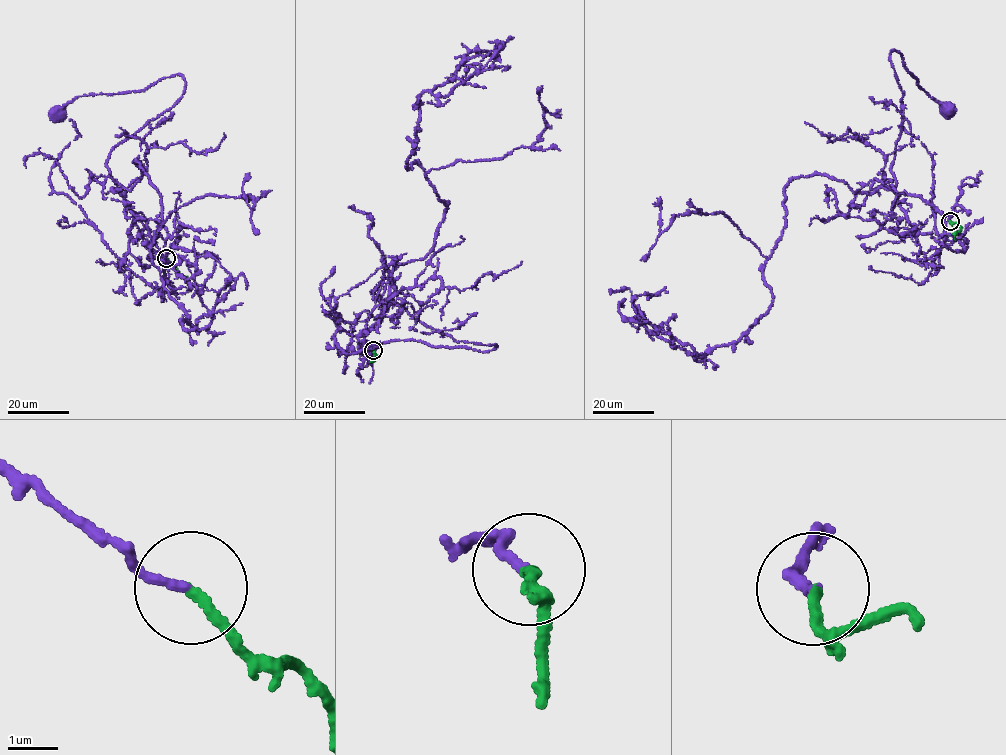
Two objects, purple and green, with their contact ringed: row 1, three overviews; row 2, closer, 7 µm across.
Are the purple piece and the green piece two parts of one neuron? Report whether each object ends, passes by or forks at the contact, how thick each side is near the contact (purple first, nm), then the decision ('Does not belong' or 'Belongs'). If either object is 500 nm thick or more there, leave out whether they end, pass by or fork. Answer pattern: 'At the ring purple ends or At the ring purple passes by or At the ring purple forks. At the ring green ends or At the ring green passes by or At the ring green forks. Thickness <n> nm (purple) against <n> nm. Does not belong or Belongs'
At the ring purple ends. At the ring green ends. Thickness 170 nm (purple) against 190 nm. Belongs

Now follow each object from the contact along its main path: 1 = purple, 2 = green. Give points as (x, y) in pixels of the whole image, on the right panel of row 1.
1: (950, 220), (954, 207), (943, 214), (919, 196), (894, 189), (903, 92), (892, 51), (949, 109)
2: (950, 220), (959, 226), (955, 240)

